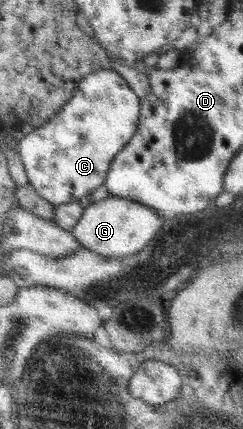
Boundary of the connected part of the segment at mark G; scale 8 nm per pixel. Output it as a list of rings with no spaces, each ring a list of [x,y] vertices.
[[[109,195],[107,199],[102,199],[96,203],[92,202],[91,206],[85,208],[83,216],[79,219],[79,222],[72,228],[72,235],[80,241],[80,245],[84,249],[90,249],[98,254],[104,256],[119,257],[129,255],[138,252],[143,249],[165,222],[165,217],[159,214],[156,210],[152,210],[148,206],[144,206],[138,201],[128,199],[126,197],[120,197],[116,195]]]

